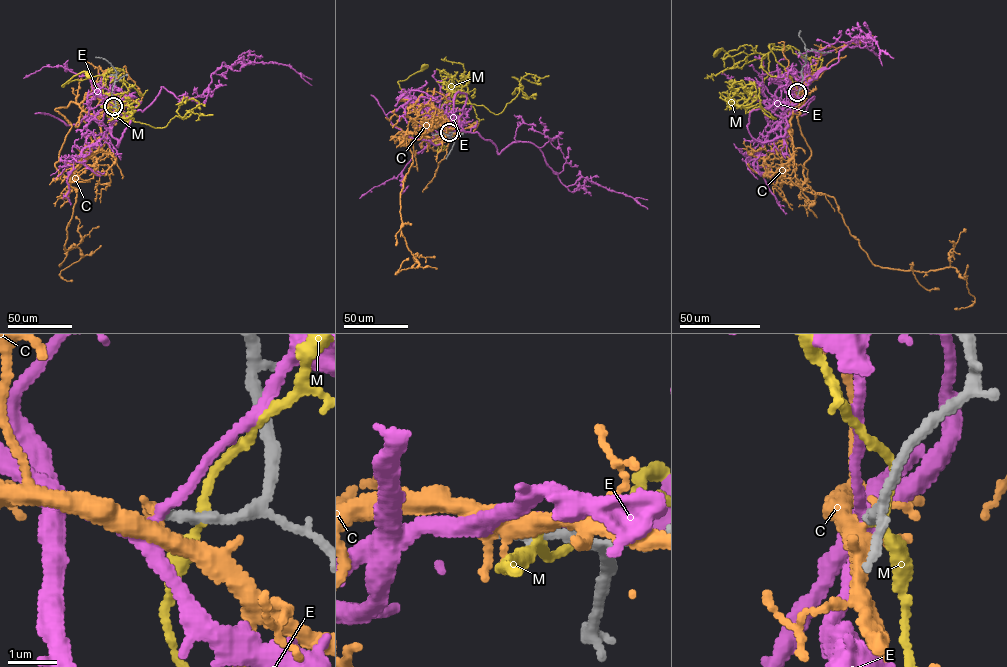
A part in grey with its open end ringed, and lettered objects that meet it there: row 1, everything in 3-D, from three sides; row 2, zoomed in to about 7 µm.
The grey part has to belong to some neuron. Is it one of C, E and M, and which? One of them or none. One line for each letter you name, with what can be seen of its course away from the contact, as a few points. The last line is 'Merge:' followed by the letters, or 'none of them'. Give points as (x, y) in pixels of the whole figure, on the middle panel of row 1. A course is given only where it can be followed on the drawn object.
Merge: none of them

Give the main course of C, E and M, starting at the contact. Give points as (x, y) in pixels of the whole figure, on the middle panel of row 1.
C: (449, 132), (421, 138), (415, 130), (440, 121), (408, 124), (401, 233), (419, 265), (395, 274), (408, 258)
E: (449, 132), (477, 132), (498, 153), (515, 142), (532, 143), (566, 187), (583, 177), (647, 199)
M: (450, 132), (457, 126), (460, 110), (445, 112), (416, 103), (398, 83), (423, 66)

